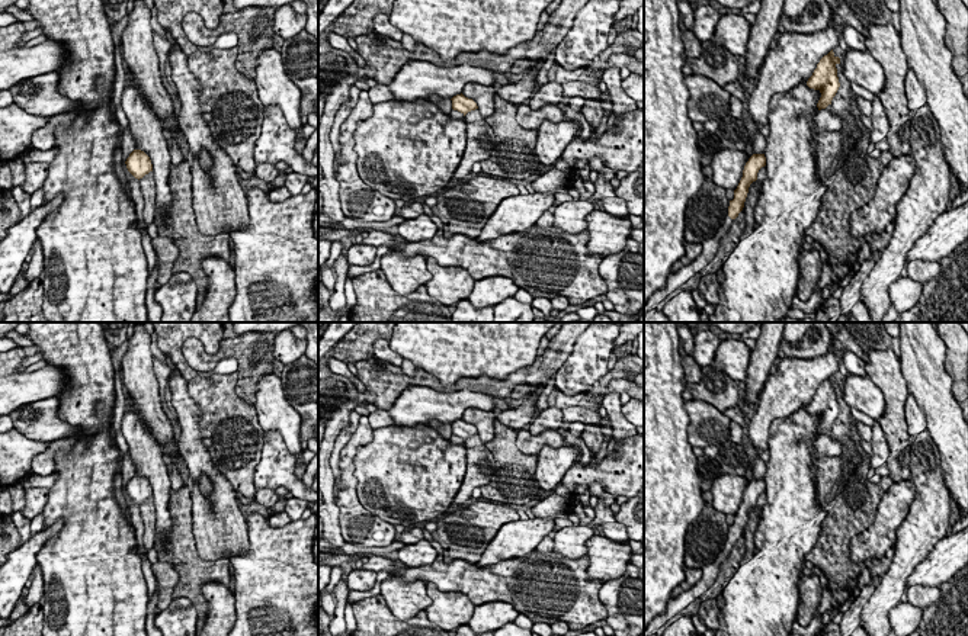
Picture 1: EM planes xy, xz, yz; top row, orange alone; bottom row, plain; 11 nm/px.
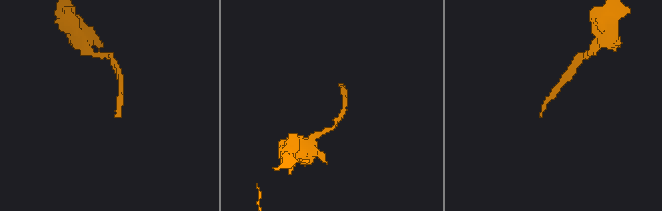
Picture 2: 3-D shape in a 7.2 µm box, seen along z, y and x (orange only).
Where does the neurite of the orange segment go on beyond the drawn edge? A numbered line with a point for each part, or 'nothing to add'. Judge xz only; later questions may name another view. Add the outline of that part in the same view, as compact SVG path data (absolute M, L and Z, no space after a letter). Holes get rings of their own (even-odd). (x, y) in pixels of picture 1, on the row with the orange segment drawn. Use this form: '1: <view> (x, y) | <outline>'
nothing to add

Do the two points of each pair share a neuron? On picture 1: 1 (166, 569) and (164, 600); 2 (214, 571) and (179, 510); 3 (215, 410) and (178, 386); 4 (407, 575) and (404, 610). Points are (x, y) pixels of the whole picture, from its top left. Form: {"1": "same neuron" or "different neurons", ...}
{"1": "same neuron", "2": "same neuron", "3": "different neurons", "4": "different neurons"}

